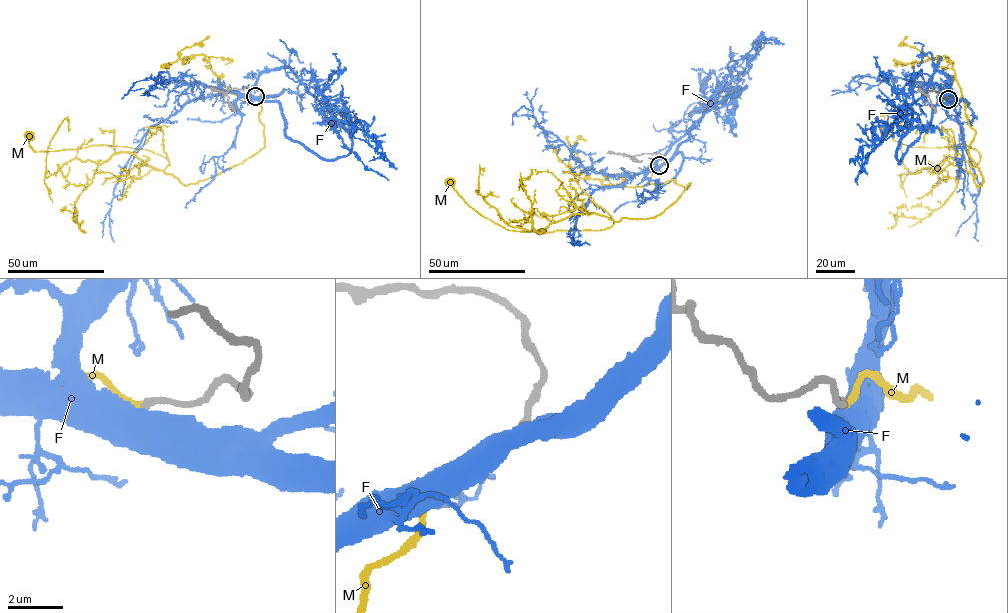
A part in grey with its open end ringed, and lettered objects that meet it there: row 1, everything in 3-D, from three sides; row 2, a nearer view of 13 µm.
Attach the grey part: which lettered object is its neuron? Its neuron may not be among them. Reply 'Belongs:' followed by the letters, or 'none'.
Belongs: M

